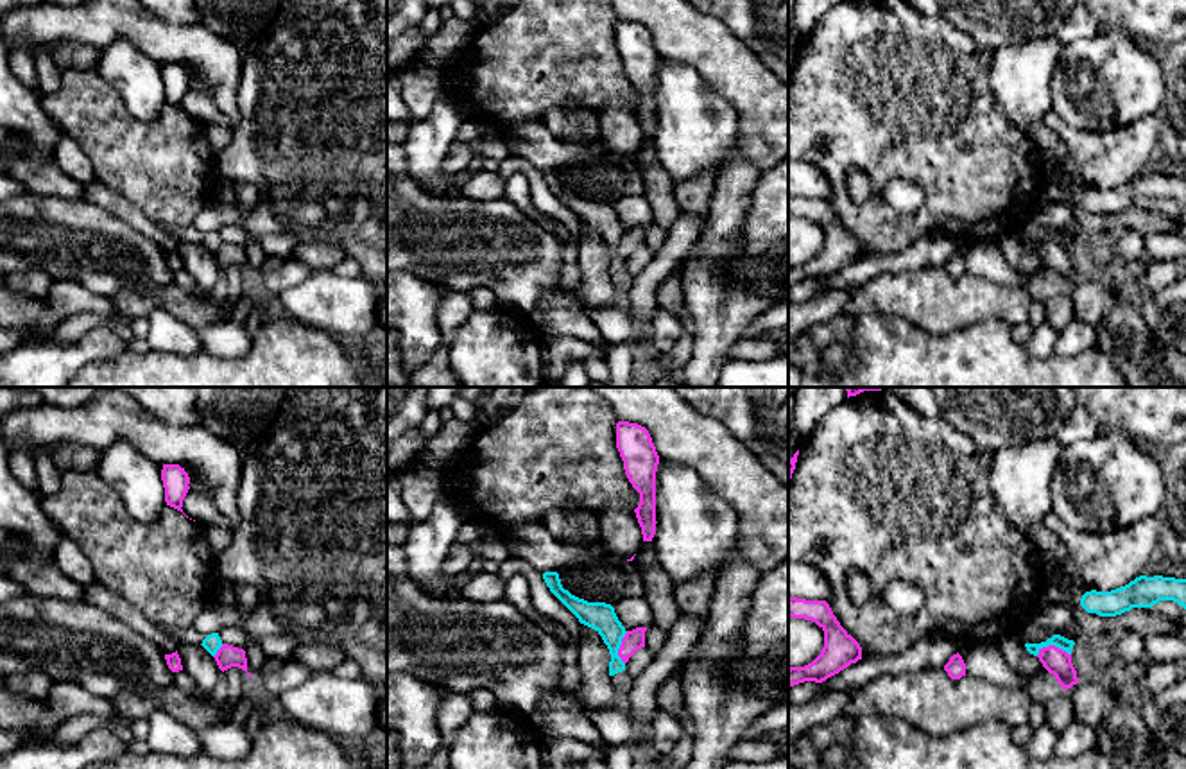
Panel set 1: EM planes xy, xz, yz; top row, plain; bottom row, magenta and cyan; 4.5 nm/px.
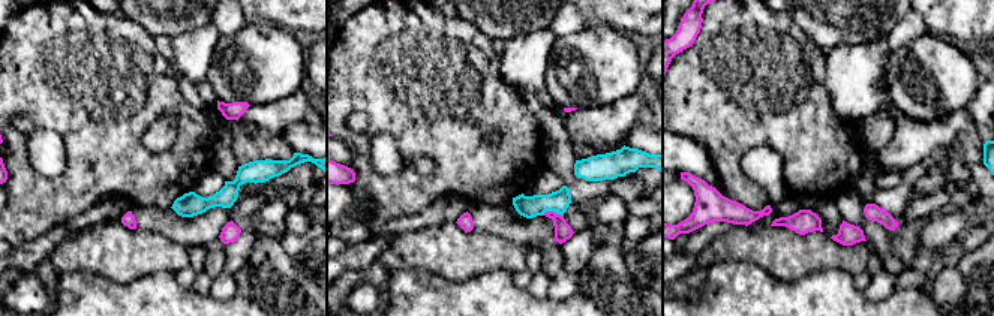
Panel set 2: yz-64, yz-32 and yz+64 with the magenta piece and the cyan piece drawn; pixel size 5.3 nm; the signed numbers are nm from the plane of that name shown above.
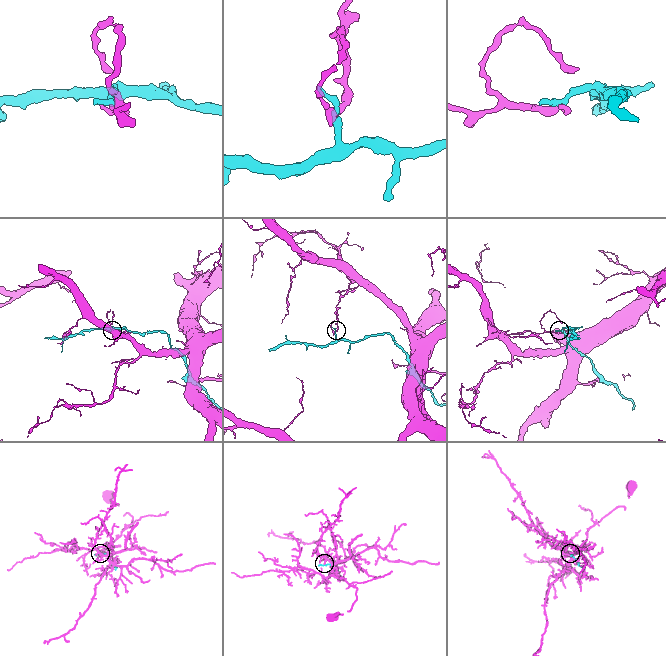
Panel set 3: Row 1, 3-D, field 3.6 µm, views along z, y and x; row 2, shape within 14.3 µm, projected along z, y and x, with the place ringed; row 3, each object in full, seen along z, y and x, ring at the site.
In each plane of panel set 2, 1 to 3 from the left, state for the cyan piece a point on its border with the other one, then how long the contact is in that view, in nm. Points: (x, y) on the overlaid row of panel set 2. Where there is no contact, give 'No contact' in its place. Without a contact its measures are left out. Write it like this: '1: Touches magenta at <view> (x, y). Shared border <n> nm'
1: No contact
2: Touches magenta at yz-32 (552, 211). Shared border 120 nm
3: No contact

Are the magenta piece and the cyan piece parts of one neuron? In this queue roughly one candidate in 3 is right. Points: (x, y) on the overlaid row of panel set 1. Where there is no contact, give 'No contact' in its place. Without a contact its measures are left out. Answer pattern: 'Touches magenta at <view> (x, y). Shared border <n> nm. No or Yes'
Touches magenta at yz (1054, 646). Shared border 160 nm. No

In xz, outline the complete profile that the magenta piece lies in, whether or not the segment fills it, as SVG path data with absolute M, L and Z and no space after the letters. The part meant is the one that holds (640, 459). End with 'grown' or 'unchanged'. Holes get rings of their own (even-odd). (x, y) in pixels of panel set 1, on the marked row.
M616 423L616 448L623 461L623 470L640 493L640 504L634 509L641 527L643 541L652 541L656 534L656 471L659 455L649 430L638 423Z | unchanged

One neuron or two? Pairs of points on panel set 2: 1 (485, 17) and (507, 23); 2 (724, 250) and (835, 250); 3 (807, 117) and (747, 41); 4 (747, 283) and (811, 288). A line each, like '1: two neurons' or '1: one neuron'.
1: one neuron
2: one neuron
3: one neuron
4: one neuron

